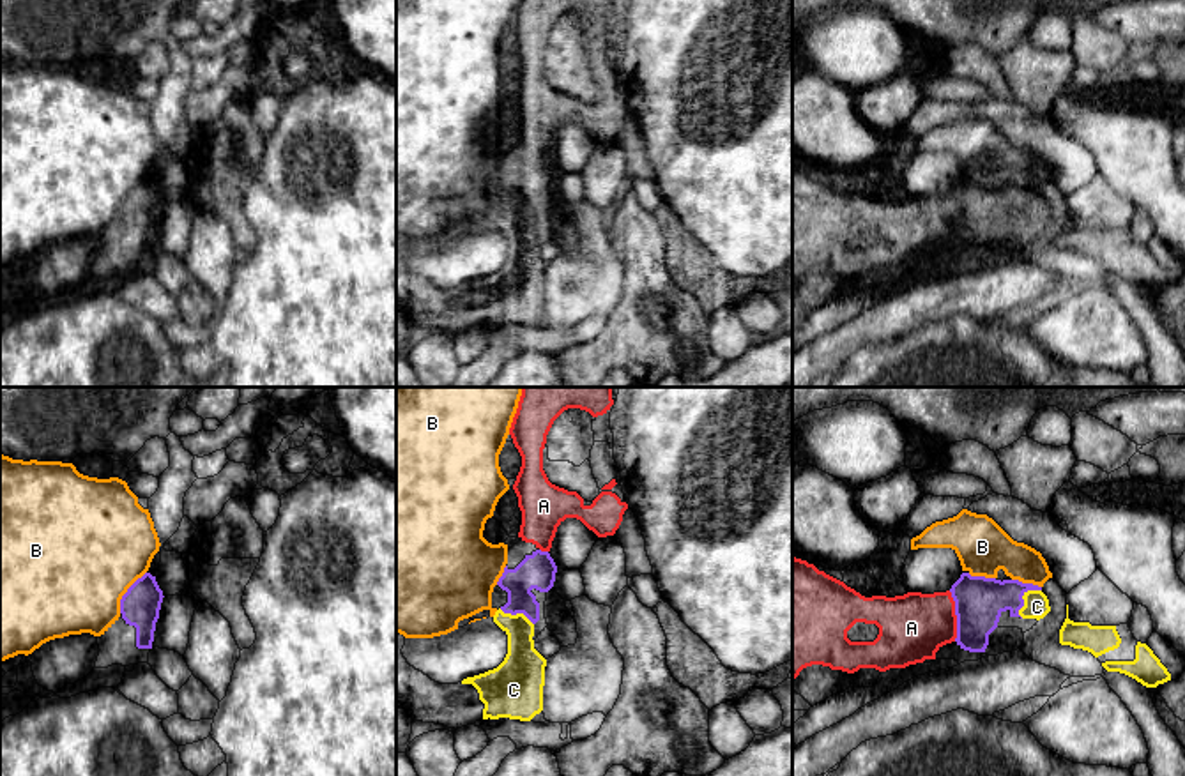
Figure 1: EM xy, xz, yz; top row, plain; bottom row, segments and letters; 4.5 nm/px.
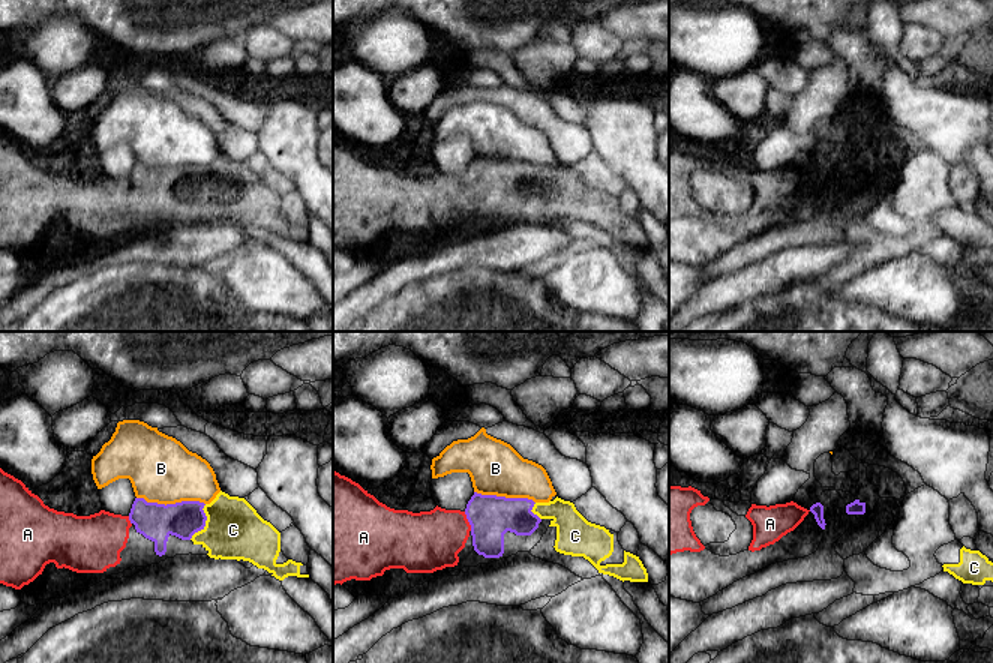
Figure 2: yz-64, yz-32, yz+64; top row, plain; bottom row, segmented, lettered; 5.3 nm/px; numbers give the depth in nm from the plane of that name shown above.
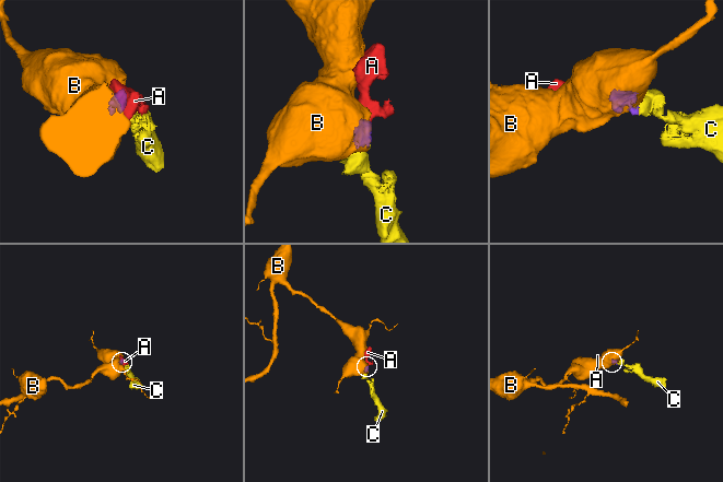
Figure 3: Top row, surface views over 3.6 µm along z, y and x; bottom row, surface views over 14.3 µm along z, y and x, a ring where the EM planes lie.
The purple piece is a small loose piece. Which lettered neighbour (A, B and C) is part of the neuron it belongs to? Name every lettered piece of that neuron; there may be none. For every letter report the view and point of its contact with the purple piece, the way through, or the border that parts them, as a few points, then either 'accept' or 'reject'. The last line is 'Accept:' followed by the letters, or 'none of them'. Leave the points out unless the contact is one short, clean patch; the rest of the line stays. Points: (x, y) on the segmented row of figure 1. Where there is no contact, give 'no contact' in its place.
A: meets purple in yz at (955, 614); runs through yz (978, 601), (966, 614), (955, 614), (911, 628); accept
B: meets purple in xy at (126, 593); reject
C: meets purple in yz at (1021, 598); runs through yz (978, 601), (986, 598), (1021, 598), (1037, 607); accept
Accept: A, C

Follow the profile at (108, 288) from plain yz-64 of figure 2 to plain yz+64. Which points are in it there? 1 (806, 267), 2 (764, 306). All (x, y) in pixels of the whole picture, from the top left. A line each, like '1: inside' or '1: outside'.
1: outside
2: inside

